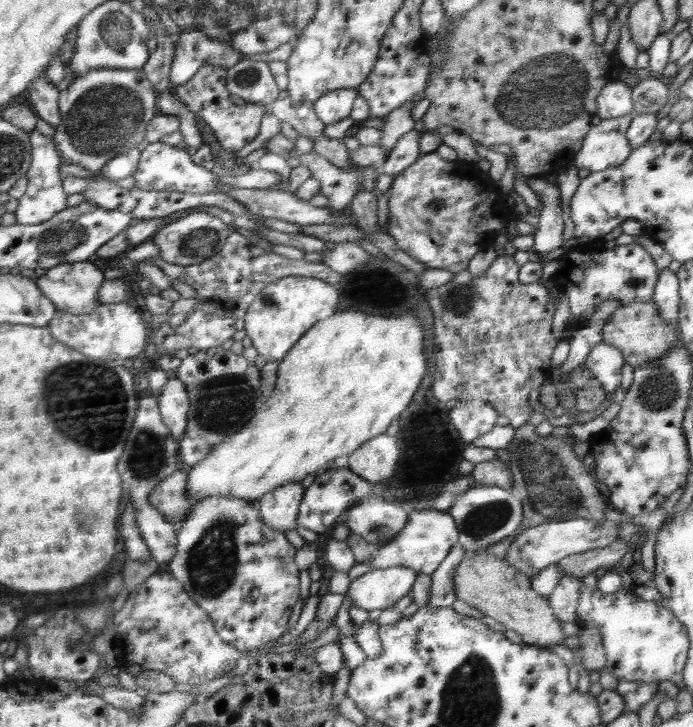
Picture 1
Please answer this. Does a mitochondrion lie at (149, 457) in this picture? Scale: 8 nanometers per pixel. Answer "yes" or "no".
yes

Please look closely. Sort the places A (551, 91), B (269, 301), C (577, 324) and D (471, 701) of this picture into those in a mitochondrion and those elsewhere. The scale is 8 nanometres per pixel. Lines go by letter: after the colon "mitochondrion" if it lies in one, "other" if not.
A: mitochondrion
B: mitochondrion
C: other
D: mitochondrion

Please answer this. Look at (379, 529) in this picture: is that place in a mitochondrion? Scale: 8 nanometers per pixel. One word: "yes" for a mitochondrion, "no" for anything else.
yes

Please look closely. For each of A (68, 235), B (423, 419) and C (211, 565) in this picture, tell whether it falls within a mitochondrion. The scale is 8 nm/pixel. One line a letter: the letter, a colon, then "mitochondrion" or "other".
A: mitochondrion
B: other
C: mitochondrion

